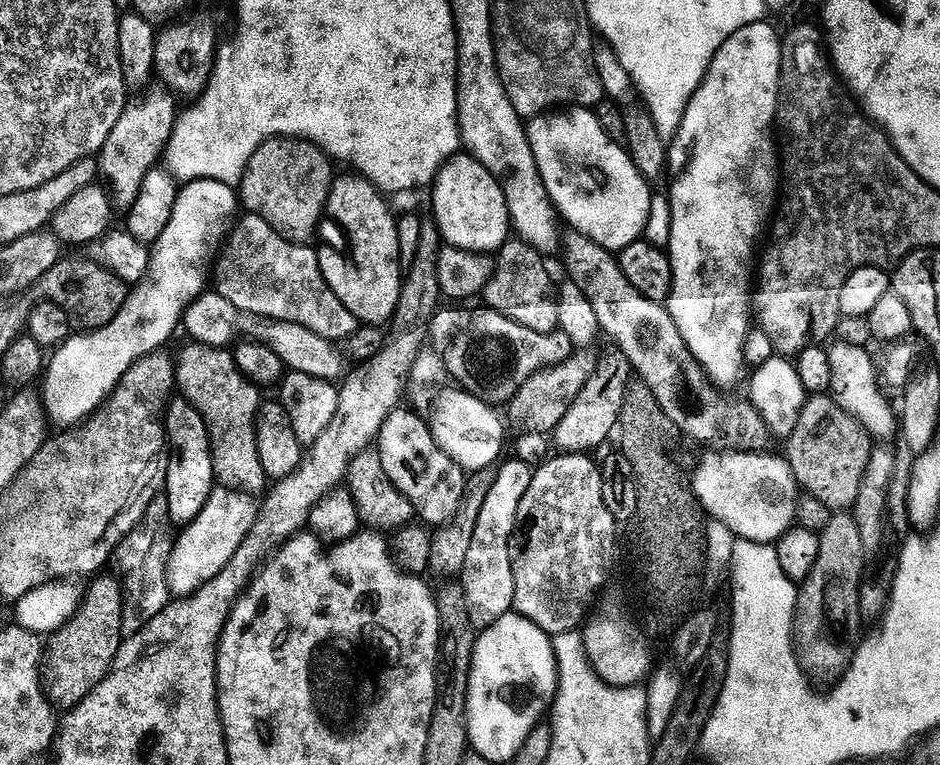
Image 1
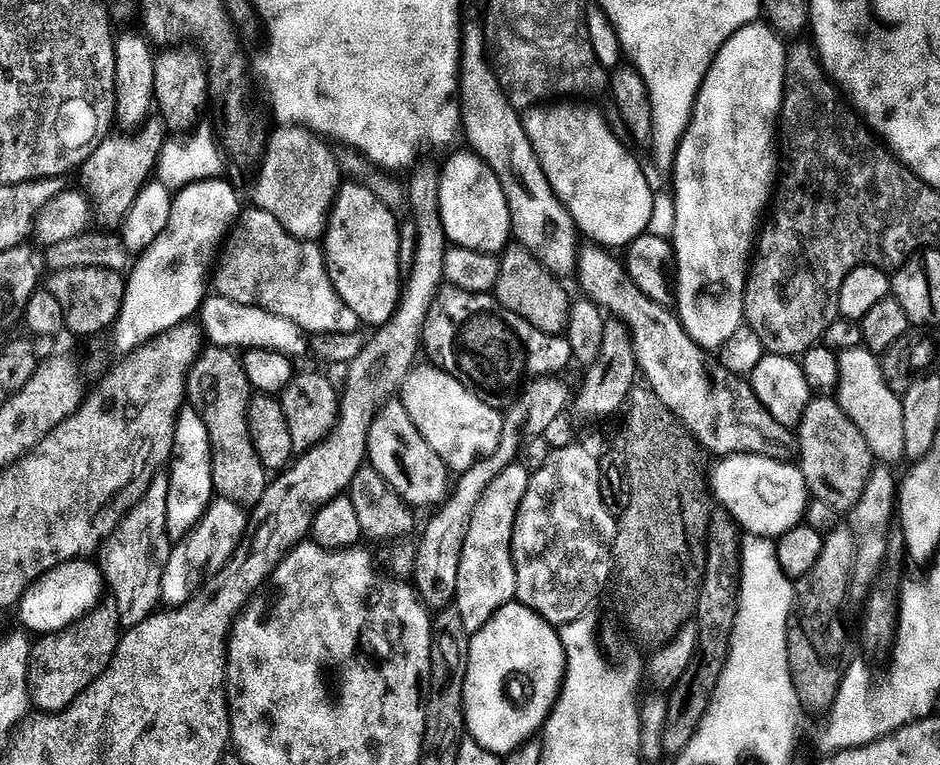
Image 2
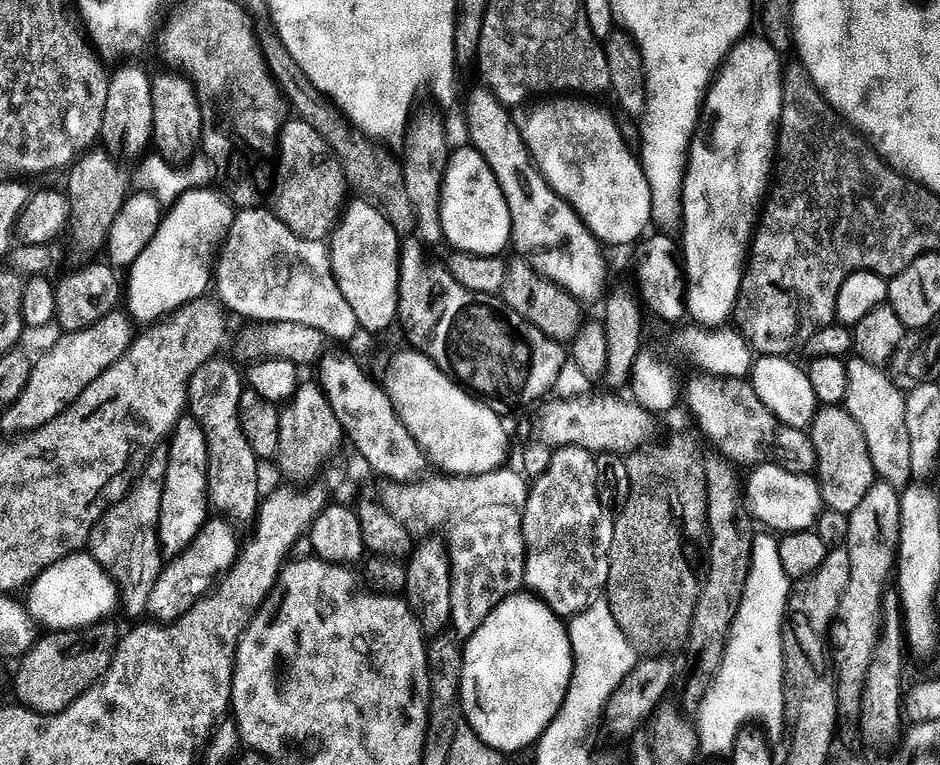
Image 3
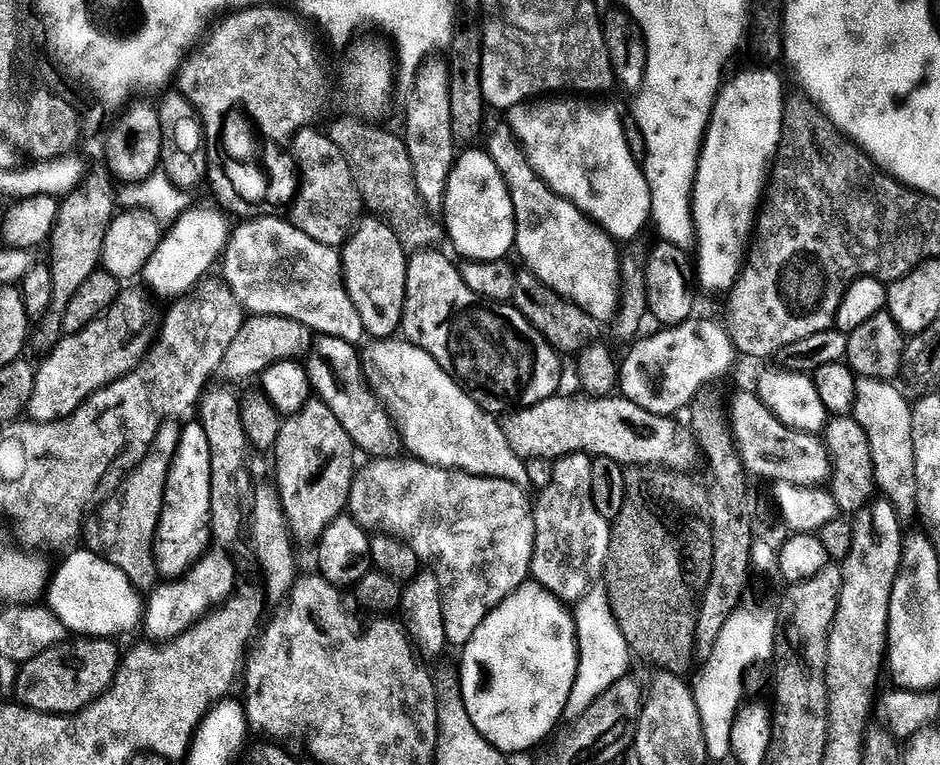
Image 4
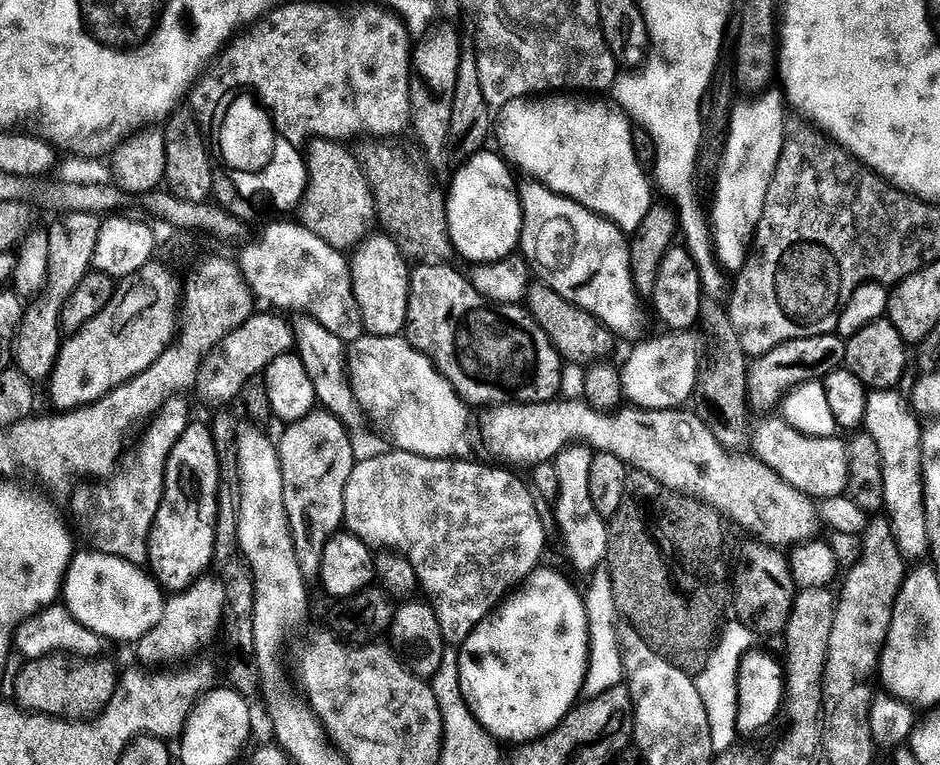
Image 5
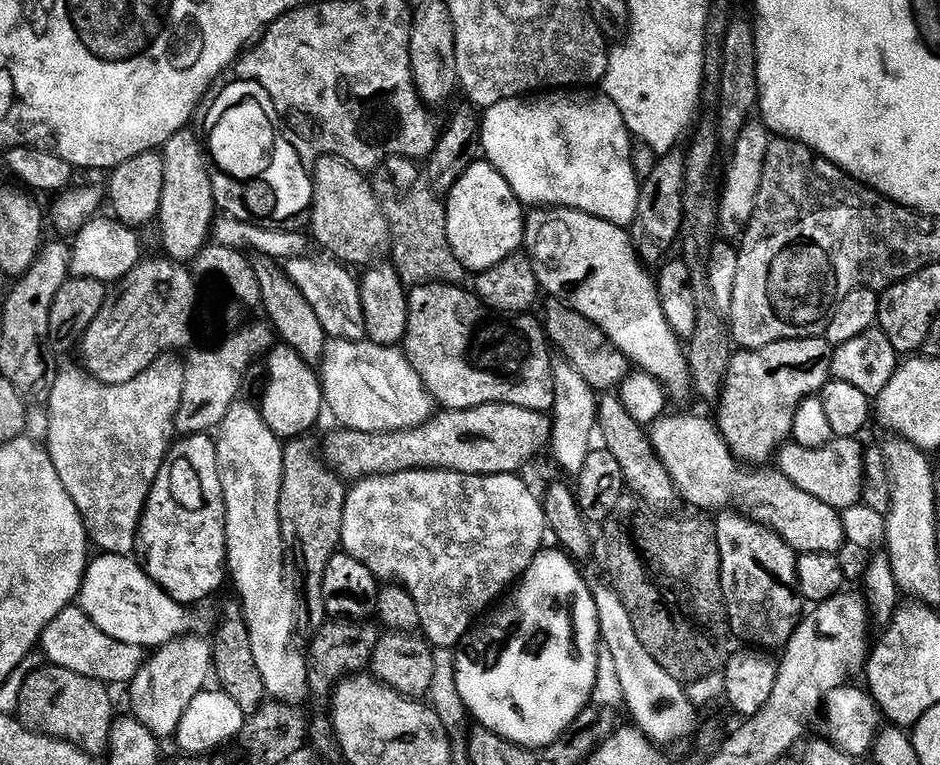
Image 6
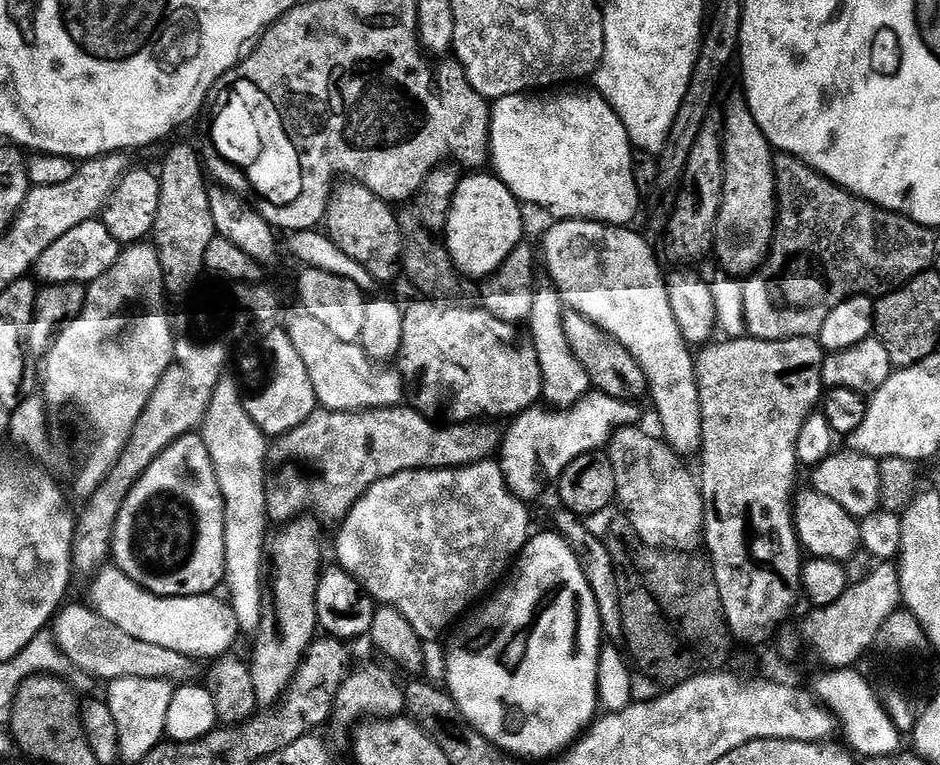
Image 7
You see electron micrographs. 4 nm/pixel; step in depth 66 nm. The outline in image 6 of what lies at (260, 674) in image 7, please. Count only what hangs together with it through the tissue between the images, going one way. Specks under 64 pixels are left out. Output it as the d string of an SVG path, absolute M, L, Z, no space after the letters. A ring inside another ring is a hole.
M294 438L285 445L284 474L278 510L280 520L292 522L298 528L298 534L304 542L304 554L308 558L318 560L320 556L330 557L337 551L347 487L336 474L328 478L329 467L322 460L320 462L310 456L310 452L315 448L317 451L317 444L315 446L314 443L305 440ZM296 469L300 470L300 476L294 478L292 474L295 474Z

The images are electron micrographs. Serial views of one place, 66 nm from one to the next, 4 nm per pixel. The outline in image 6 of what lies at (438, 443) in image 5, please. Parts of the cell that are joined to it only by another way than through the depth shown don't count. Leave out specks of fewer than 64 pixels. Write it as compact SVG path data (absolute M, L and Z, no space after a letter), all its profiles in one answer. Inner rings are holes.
M367 338L329 341L318 370L318 377L327 411L330 410L341 423L339 425L347 431L374 433L414 428L431 419L434 412L432 394L425 387L416 368L412 366L407 353L395 345L378 344Z

